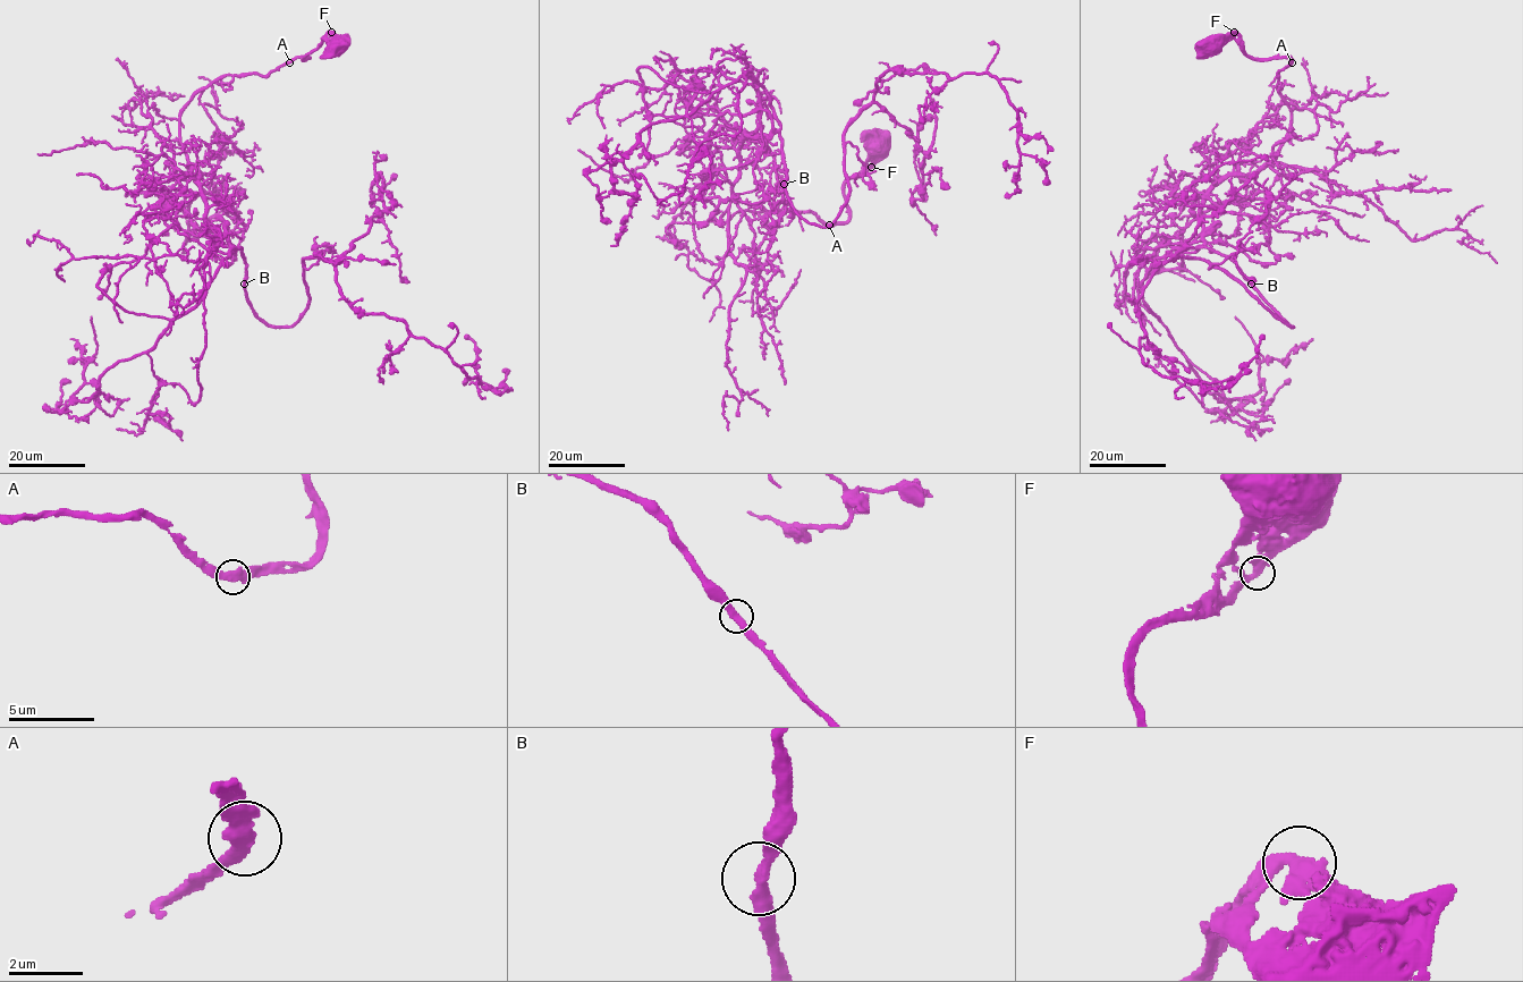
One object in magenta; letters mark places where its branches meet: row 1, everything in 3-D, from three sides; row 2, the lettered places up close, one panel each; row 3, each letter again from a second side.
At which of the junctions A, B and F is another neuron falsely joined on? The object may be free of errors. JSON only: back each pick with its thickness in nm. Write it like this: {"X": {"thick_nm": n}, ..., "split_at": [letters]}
{"split_at": []}

